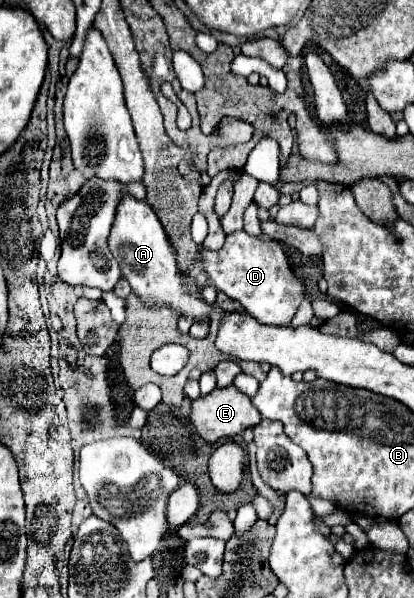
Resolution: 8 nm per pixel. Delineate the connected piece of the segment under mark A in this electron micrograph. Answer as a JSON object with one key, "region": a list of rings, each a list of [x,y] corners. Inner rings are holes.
{"region":[[[128,193],[126,197],[122,197],[116,209],[114,225],[110,229],[108,247],[114,259],[120,263],[122,277],[130,283],[130,287],[142,297],[146,305],[168,305],[180,315],[192,315],[196,321],[202,317],[210,317],[212,305],[200,301],[200,289],[178,271],[174,251],[170,247],[170,241],[166,239],[164,227],[146,201],[138,201]]]}

